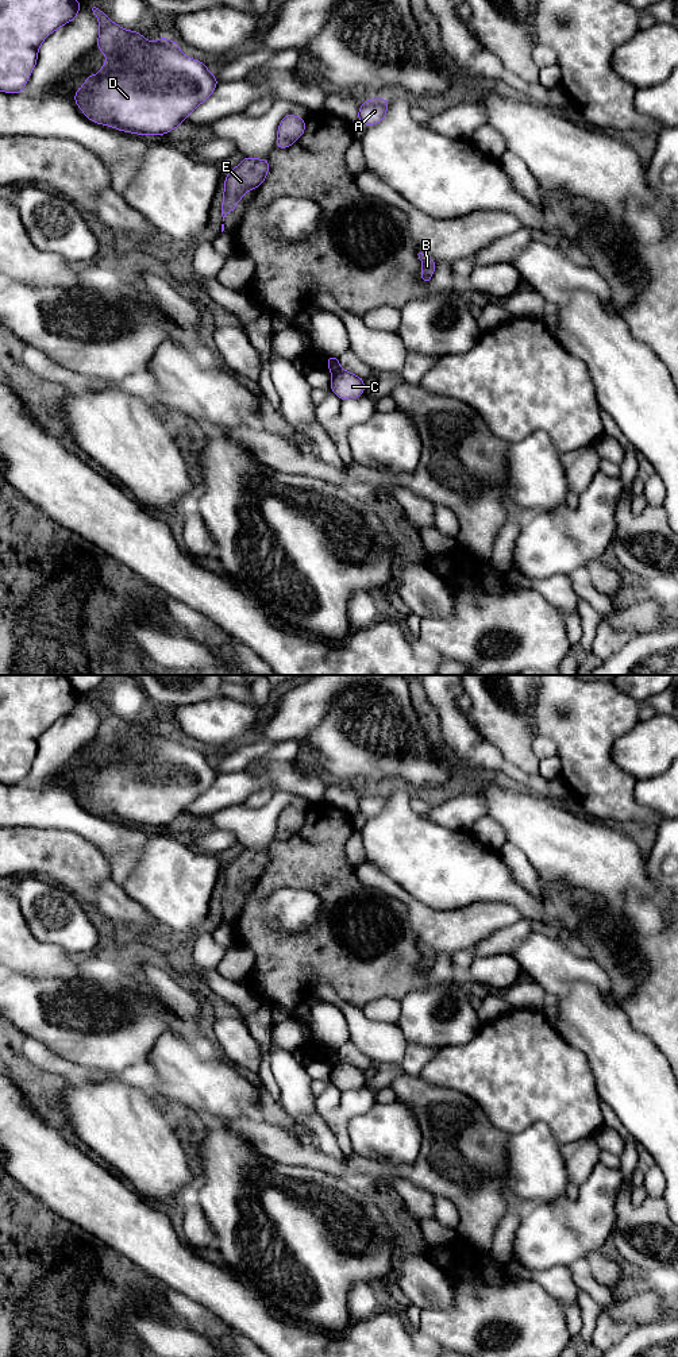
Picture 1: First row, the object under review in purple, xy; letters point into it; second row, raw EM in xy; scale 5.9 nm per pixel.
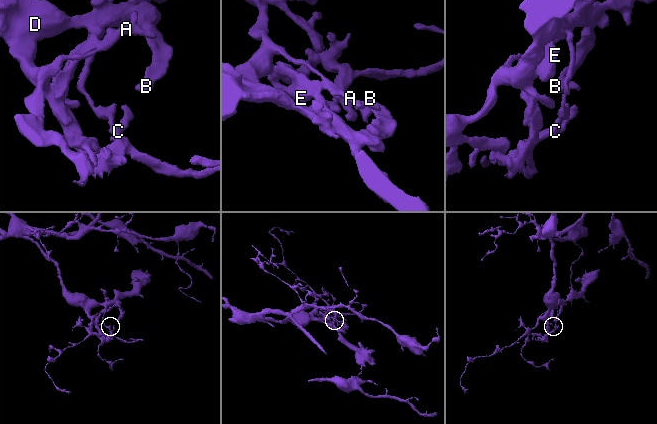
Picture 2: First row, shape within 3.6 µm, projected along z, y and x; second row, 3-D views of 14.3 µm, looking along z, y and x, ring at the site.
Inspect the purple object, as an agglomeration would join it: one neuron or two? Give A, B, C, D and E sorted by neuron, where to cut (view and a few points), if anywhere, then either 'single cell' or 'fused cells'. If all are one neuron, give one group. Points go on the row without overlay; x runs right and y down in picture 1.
A D / B C E | xy (341, 1060), (332, 1064) | fused cells

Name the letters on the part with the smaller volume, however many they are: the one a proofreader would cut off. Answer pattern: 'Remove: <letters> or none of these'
Remove: B, C, E

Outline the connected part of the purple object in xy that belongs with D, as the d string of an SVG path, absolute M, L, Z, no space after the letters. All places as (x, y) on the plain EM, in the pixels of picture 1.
M96 698L92 702L100 716L96 736L108 751L96 767L85 768L85 776L76 780L74 793L93 814L139 826L165 826L182 816L185 809L213 784L219 772L208 763L205 753L184 747L174 732L159 729L147 733L140 724L124 721L109 712L104 702Z

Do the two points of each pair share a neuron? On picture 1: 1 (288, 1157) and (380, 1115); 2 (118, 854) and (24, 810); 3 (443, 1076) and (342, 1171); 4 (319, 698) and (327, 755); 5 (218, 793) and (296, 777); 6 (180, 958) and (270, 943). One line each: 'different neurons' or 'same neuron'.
1: different neurons
2: same neuron
3: different neurons
4: different neurons
5: same neuron
6: different neurons

